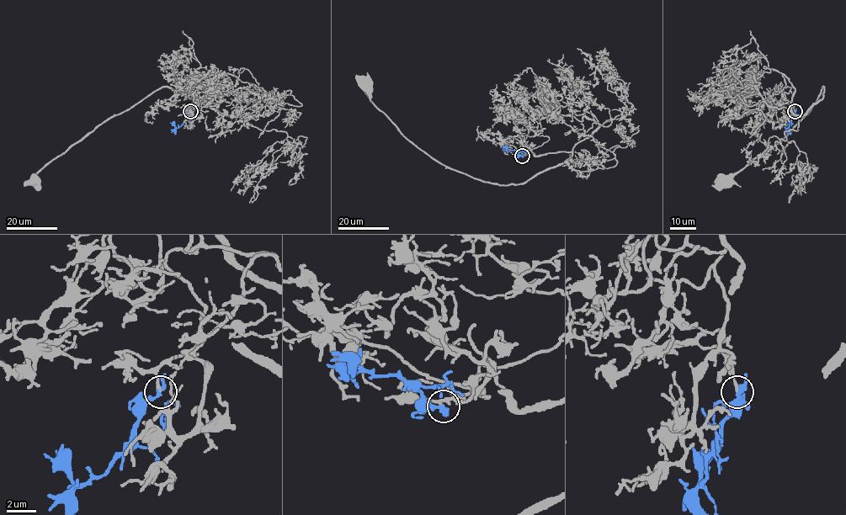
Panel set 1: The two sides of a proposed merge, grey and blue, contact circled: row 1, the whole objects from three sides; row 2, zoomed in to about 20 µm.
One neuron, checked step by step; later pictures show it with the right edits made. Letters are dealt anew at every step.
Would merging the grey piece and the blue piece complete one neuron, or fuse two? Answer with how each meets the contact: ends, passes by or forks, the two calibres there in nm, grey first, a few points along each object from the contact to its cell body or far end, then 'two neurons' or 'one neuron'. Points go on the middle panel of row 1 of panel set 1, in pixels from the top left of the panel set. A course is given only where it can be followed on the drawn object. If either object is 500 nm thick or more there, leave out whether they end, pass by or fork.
grey ends; blue forks; calibres 160 and 240 nm; course grey (522, 155), (529, 153), (525, 145), (535, 156), (572, 155), (524, 183), (481, 182), (418, 149), (366, 85); course blue (522, 155), (505, 147); one neuron

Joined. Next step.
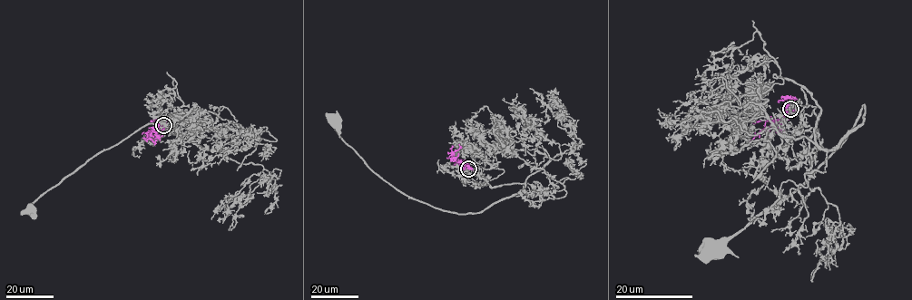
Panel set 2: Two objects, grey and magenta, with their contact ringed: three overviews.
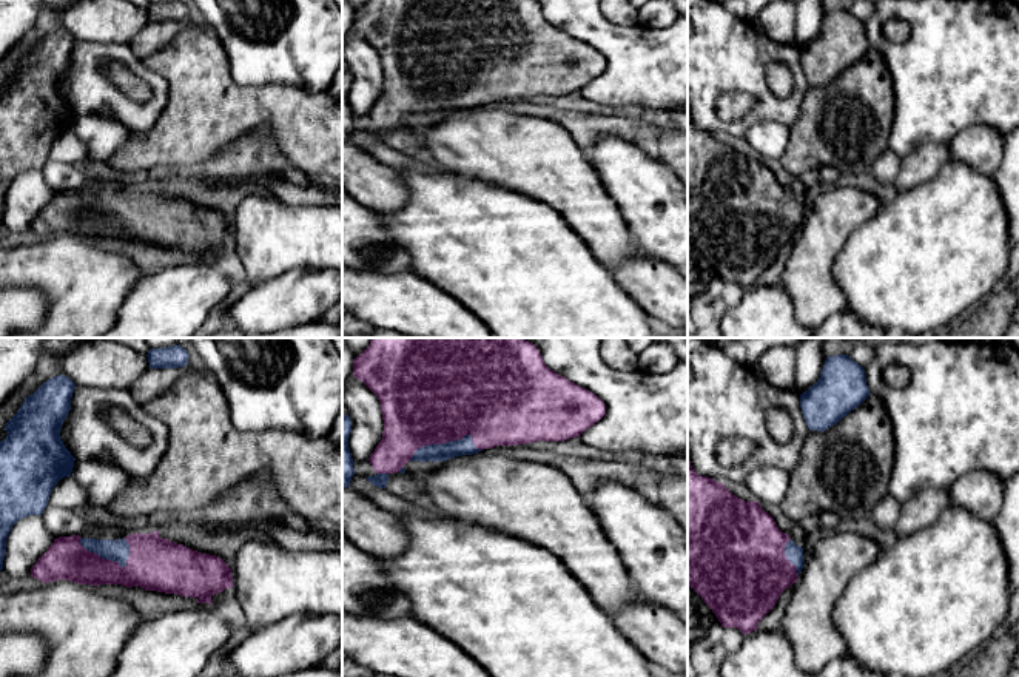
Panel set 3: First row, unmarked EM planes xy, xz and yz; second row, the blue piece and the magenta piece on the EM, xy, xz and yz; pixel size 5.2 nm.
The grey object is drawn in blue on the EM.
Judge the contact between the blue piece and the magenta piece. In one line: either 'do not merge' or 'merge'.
merge

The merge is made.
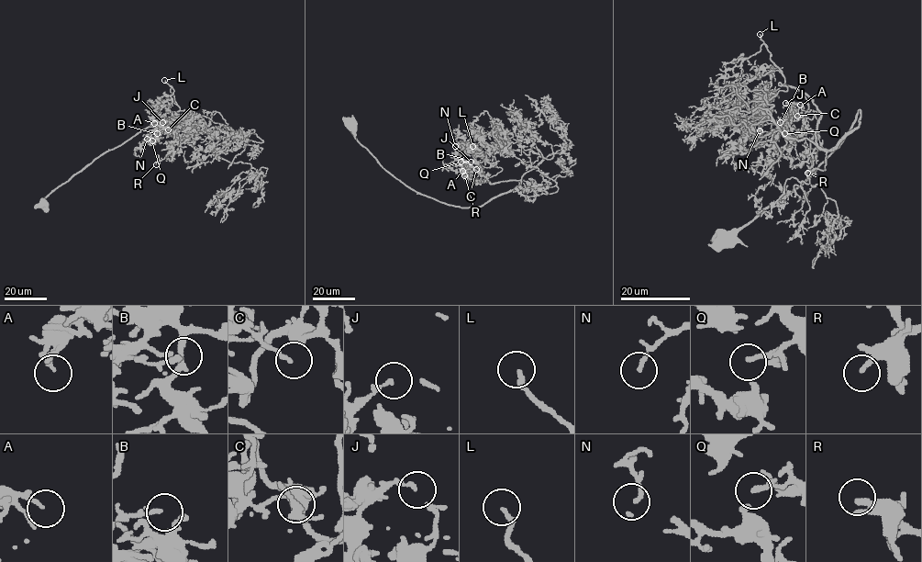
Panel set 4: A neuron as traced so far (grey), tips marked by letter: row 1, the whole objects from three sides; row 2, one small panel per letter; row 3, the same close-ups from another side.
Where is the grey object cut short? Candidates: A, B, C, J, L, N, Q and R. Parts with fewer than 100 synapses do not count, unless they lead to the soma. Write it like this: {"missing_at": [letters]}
{"missing_at": ["L"]}

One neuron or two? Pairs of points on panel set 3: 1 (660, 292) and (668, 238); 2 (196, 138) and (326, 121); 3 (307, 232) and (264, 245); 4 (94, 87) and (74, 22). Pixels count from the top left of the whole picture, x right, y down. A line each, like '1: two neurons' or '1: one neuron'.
1: two neurons
2: one neuron
3: one neuron
4: two neurons

